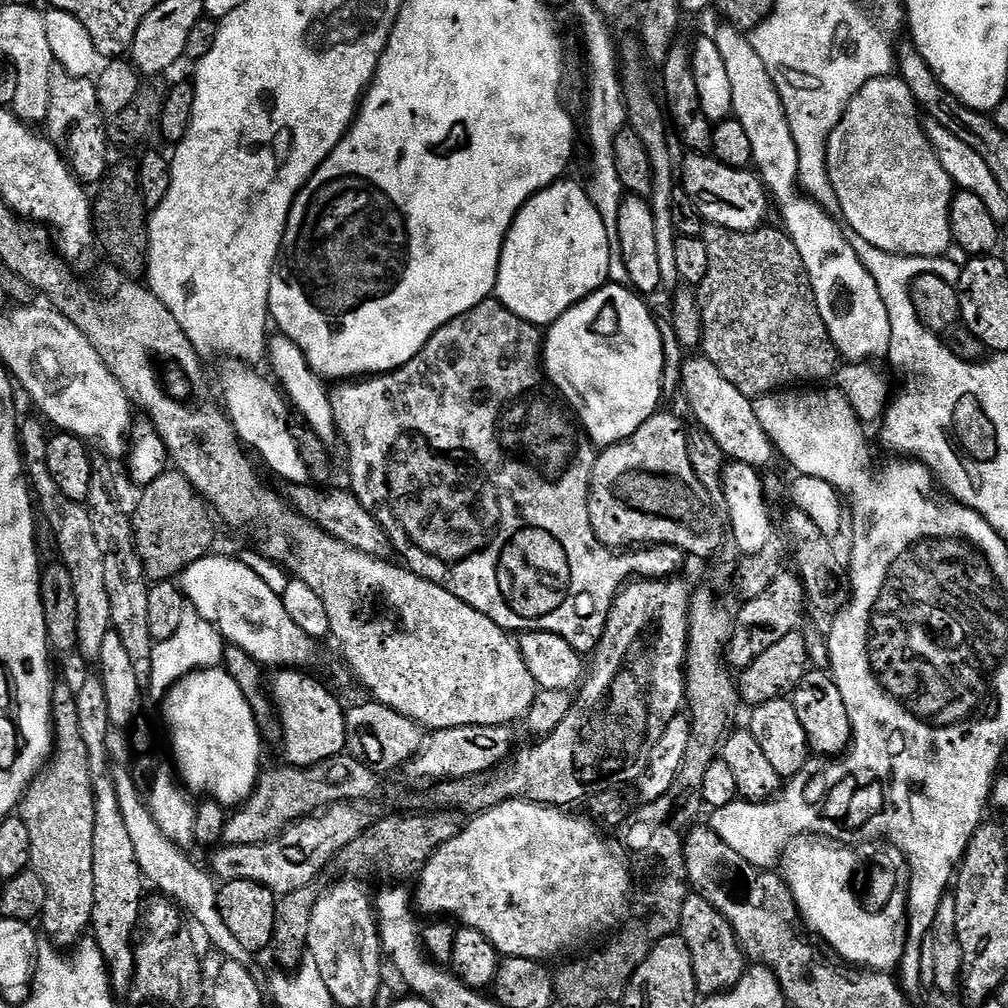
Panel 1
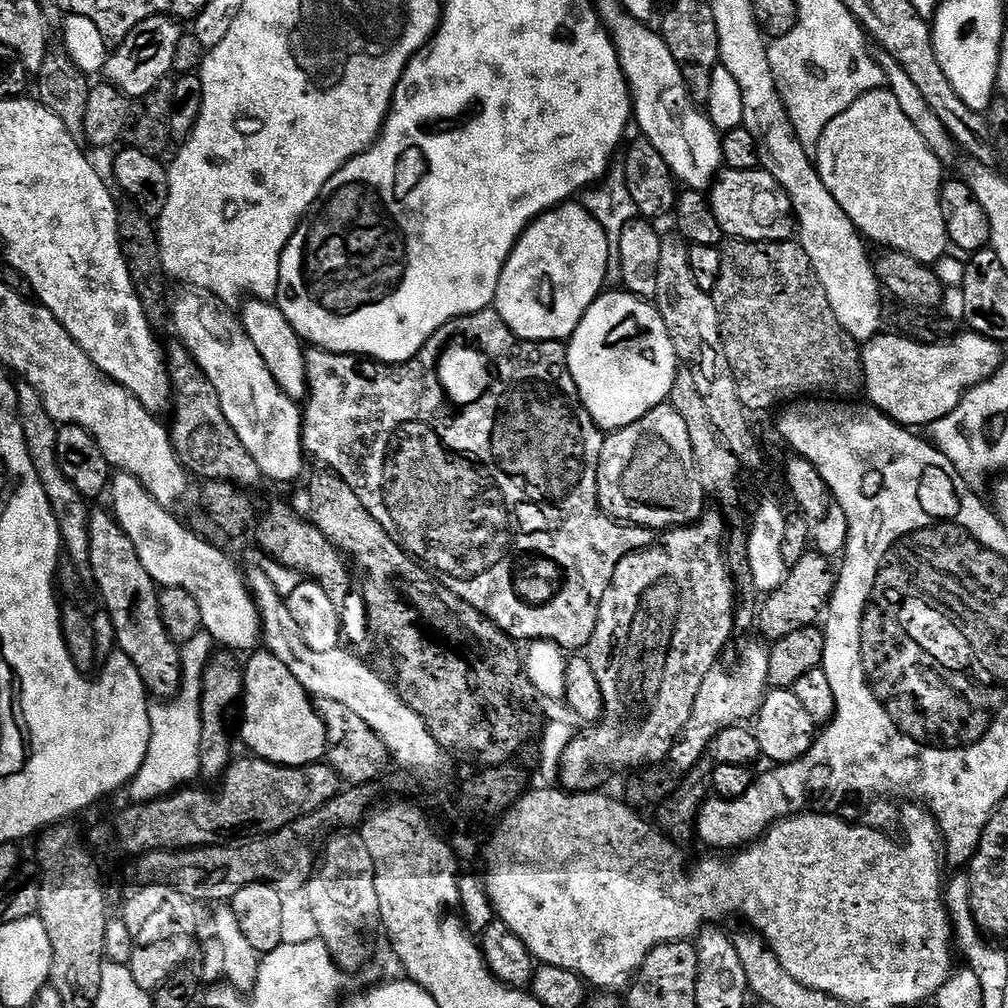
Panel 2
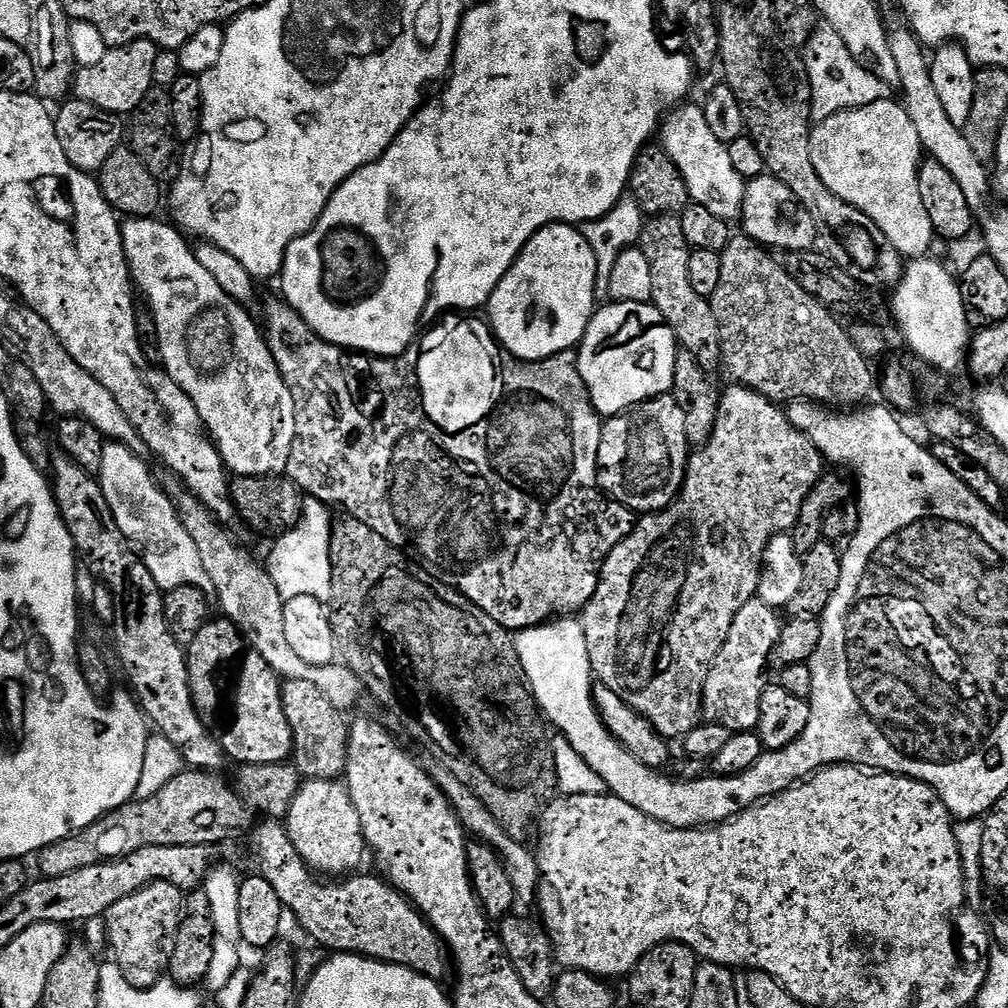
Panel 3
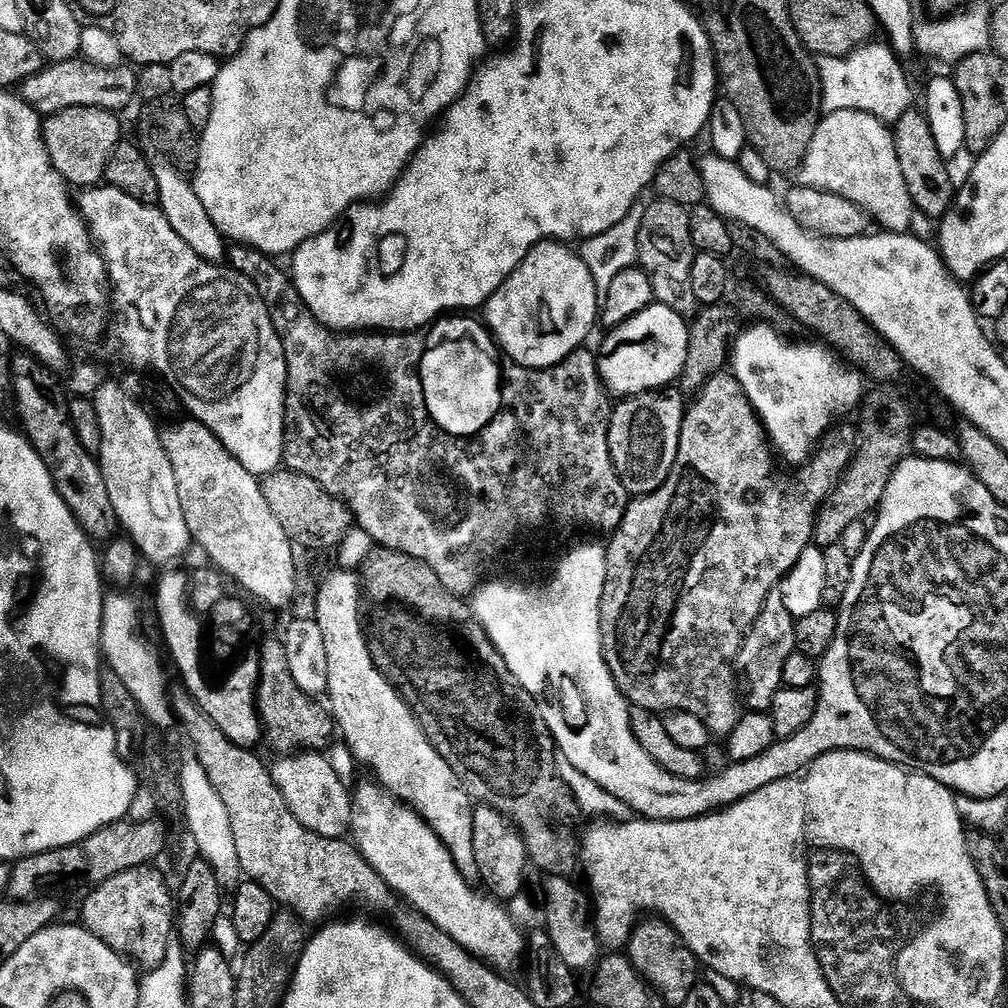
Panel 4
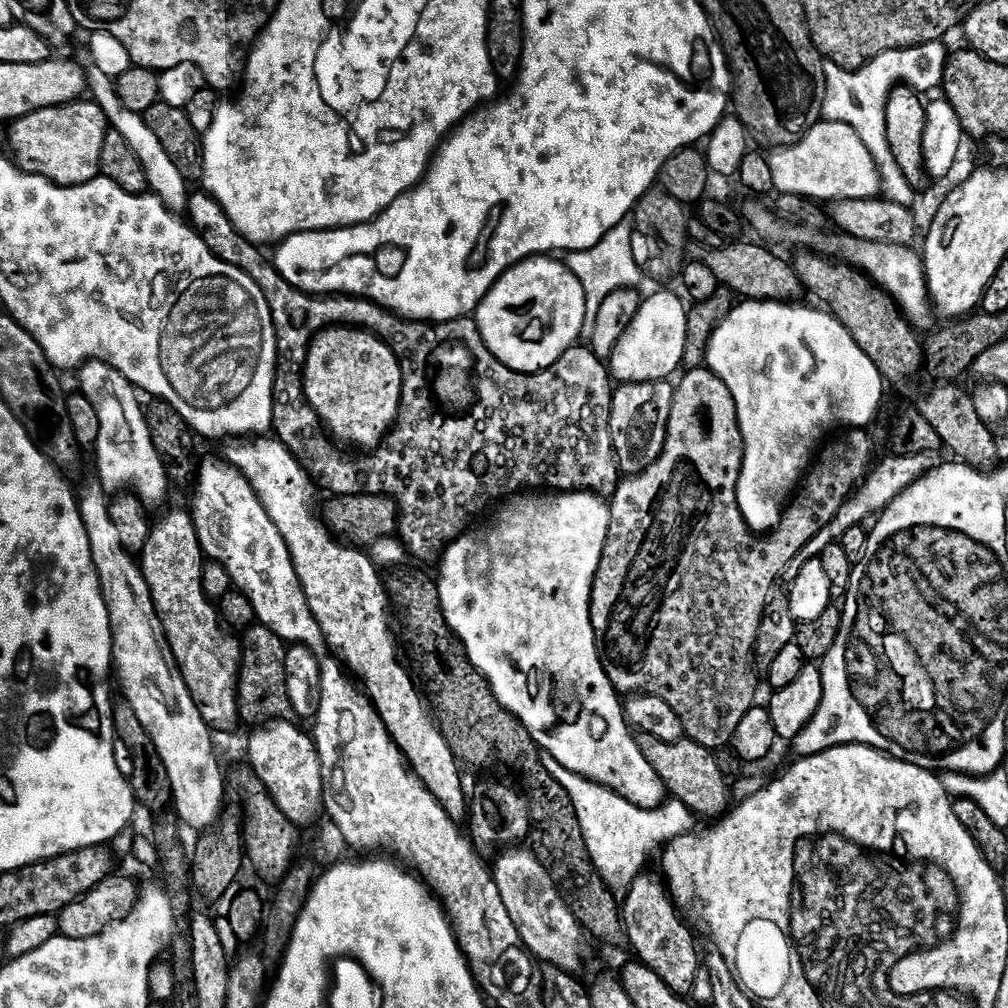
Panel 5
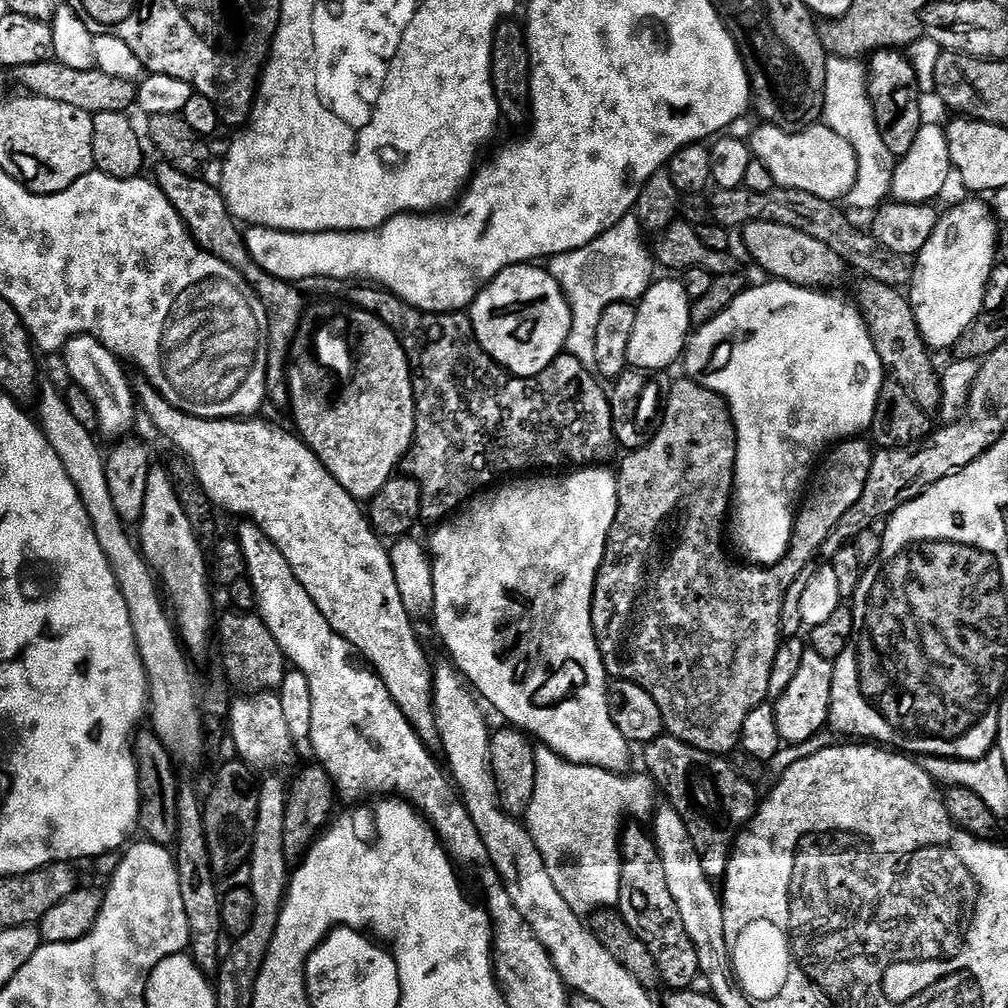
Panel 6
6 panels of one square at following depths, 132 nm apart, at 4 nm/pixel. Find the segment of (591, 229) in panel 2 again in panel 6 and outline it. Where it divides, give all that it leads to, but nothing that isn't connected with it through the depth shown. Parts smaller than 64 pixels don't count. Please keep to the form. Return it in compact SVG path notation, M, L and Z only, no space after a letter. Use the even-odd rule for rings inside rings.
M535 263L502 270L470 306L470 331L476 343L514 376L537 376L546 370L565 351L570 330L571 308L563 289L547 267ZM495 296L500 300L492 300Z

